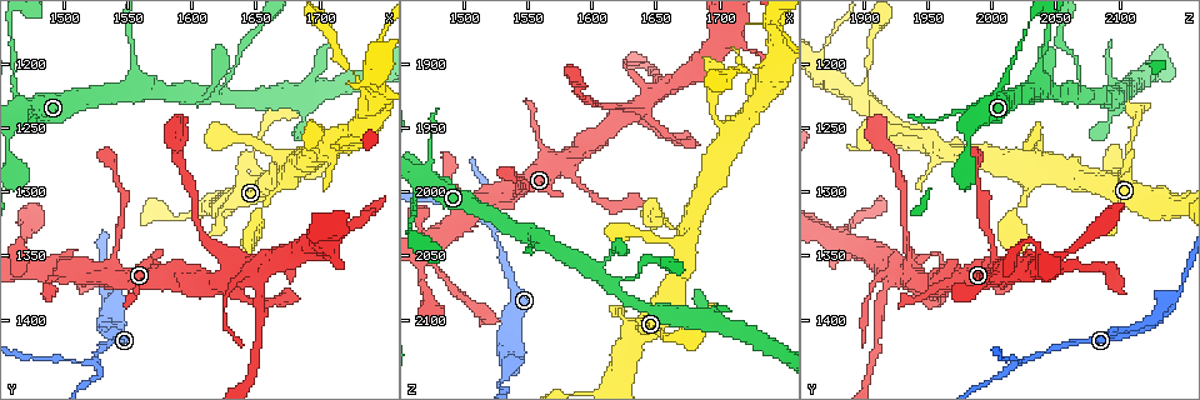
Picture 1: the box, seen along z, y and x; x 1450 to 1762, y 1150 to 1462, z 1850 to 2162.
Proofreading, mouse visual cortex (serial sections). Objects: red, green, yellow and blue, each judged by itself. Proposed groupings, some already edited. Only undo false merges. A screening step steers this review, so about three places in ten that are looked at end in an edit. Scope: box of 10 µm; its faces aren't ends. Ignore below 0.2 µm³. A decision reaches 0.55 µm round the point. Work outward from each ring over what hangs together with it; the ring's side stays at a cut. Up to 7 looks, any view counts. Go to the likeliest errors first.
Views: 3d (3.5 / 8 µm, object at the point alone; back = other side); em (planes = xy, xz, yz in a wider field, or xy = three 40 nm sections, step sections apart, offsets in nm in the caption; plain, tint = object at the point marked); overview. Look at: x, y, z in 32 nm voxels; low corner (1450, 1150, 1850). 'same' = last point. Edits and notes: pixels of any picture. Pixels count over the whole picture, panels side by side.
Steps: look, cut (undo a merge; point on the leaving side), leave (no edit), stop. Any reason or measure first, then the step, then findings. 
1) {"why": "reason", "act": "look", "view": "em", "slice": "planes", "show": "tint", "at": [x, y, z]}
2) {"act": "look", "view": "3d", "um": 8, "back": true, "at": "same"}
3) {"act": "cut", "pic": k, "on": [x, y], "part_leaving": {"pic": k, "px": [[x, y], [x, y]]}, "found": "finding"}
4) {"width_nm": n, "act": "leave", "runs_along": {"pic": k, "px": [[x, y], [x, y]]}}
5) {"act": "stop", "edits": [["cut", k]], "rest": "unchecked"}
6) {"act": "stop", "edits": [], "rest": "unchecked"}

{"why": "abrupt turn", "act": "look", "view": "3d", "um": 8, "at": [1524, 1434, 2024]}

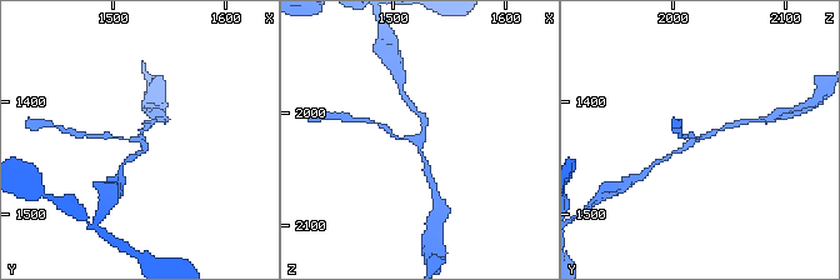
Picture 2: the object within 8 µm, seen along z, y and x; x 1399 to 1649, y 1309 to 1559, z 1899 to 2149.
{"arms": 3, "arm_widths_nm": [100, 150, 150], "act": "look", "view": "em", "slice": "planes", "show": "tint", "at": "same"}

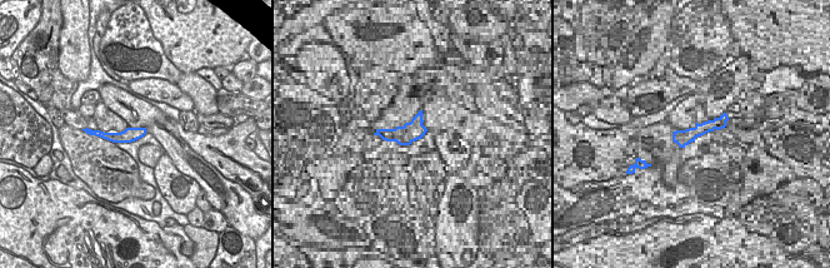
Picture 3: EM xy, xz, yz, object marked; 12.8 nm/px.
{"act": "leave", "runs_along": {"pic": 2, "px": [[426, 169], [416, 139], [398, 139], [385, 129]]}, "found": "continuous, no second cell"}

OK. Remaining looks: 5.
{"why": "sharp bend", "act": "look", "view": "3d", "um": 3.5, "at": [1632, 1362, 1938]}

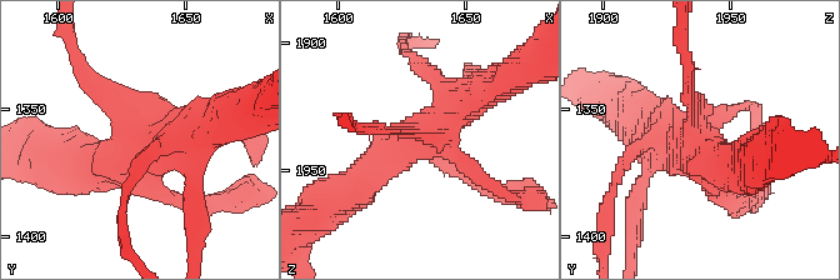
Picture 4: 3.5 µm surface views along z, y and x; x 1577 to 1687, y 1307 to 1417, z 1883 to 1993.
{"why": "need the tissue", "act": "look", "view": "em", "slice": "xy", "step": 2, "show": "tint", "at": [1631, 1362, 1937]}

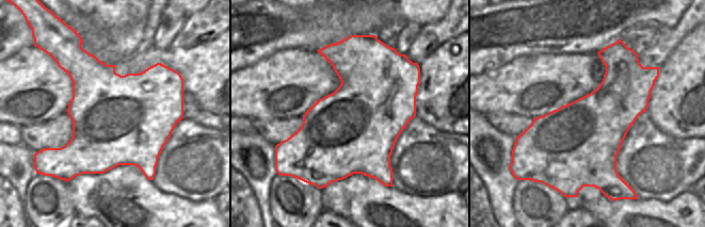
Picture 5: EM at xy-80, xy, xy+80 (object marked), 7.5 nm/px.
{"act": "leave", "runs_along": {"pic": 4, "px": [[355, 185], [405, 143], [489, 89]]}, "found": "one cell here"}

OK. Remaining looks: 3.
{"act": "look", "view": "3d", "um": 8, "at": [1556, 1210, 2036]}

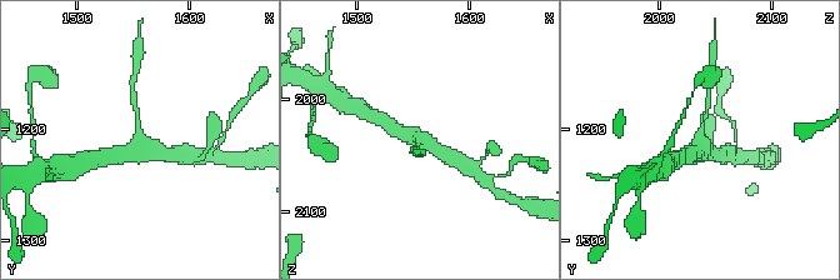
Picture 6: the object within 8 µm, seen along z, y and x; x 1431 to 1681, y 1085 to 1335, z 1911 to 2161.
{"why": "zoom in", "act": "look", "view": "3d", "um": 3.5, "at": "same"}

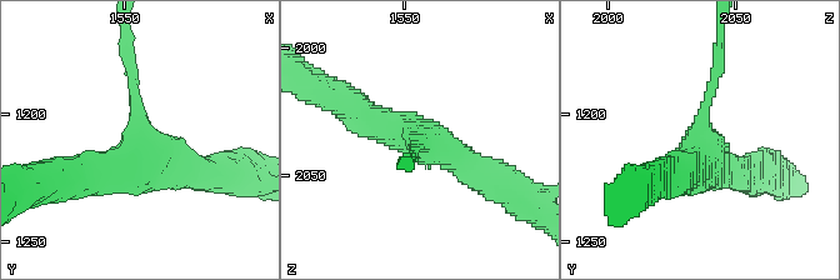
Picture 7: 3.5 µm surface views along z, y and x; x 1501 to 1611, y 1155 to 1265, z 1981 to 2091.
{"arms": 3, "arm_widths_nm": [150, 400, 450], "act": "look", "view": "em", "slice": "planes", "show": "tint", "at": [1557, 1209, 2037]}

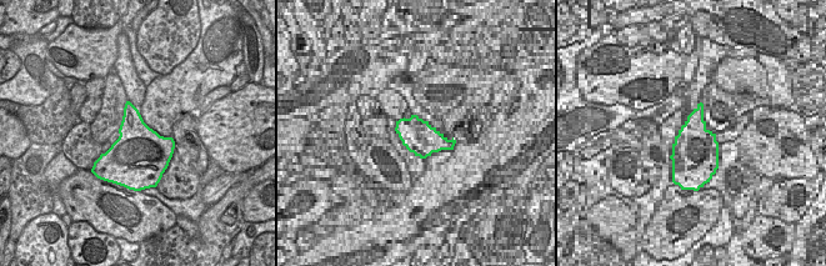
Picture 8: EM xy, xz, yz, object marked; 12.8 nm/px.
{"act": "leave", "runs_along": {"pic": 7, "px": [[350, 106], [495, 184]]}, "found": "all the same cell"}

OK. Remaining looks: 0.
{"act": "stop", "edits": [], "rest": "unchecked"}

